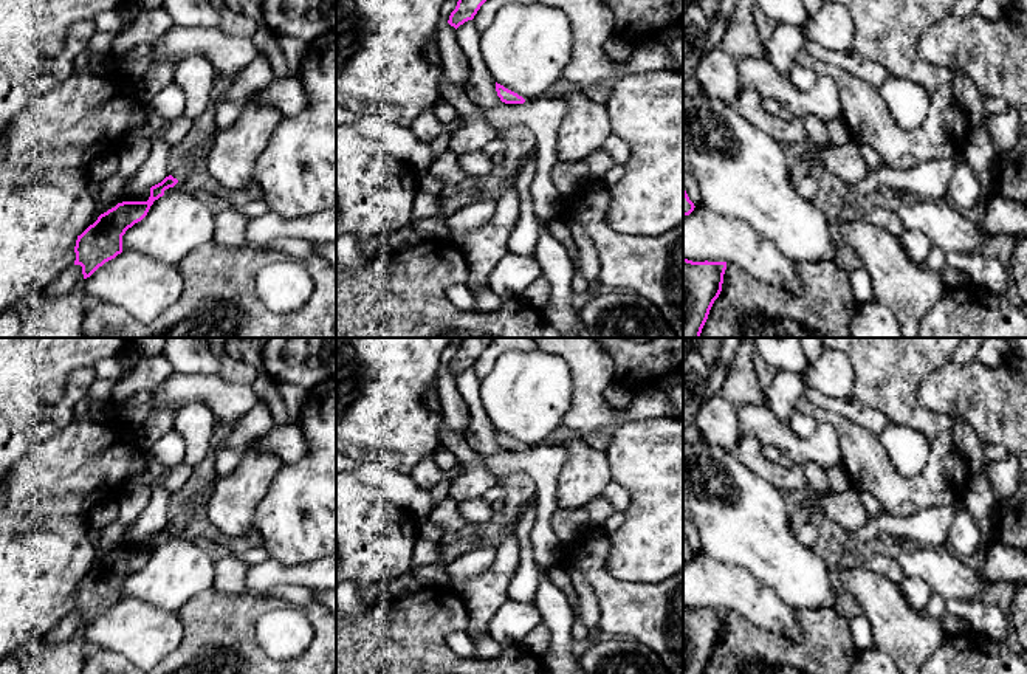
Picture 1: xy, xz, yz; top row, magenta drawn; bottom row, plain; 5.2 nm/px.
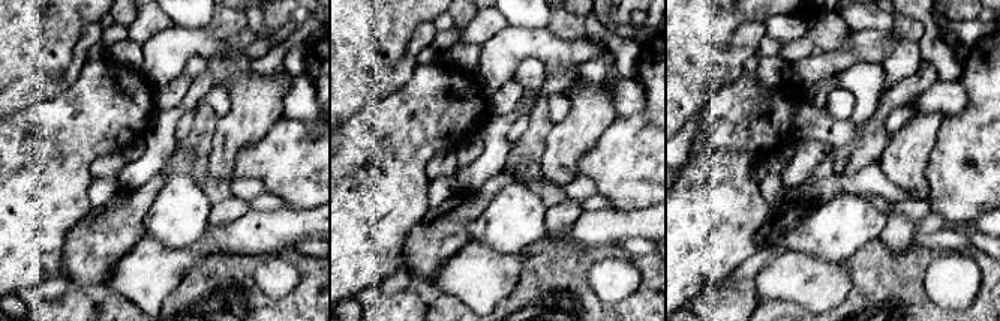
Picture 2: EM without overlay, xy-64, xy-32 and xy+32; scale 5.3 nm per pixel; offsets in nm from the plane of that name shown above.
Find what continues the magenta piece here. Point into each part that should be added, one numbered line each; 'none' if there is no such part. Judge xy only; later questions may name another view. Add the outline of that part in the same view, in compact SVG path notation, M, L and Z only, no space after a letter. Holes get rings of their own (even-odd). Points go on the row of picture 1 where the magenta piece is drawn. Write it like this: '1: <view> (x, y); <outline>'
1: xy (186, 166); M184 158L180 167L172 174L178 181L184 180L194 170L194 160Z

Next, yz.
none

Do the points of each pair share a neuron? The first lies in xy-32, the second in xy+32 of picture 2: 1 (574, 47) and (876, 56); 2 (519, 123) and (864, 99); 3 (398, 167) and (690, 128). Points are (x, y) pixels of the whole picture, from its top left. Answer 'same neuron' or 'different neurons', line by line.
1: different neurons
2: different neurons
3: different neurons

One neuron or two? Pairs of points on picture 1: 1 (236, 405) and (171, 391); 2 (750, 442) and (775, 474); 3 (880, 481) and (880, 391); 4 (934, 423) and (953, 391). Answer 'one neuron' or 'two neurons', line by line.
1: one neuron
2: one neuron
3: two neurons
4: two neurons

